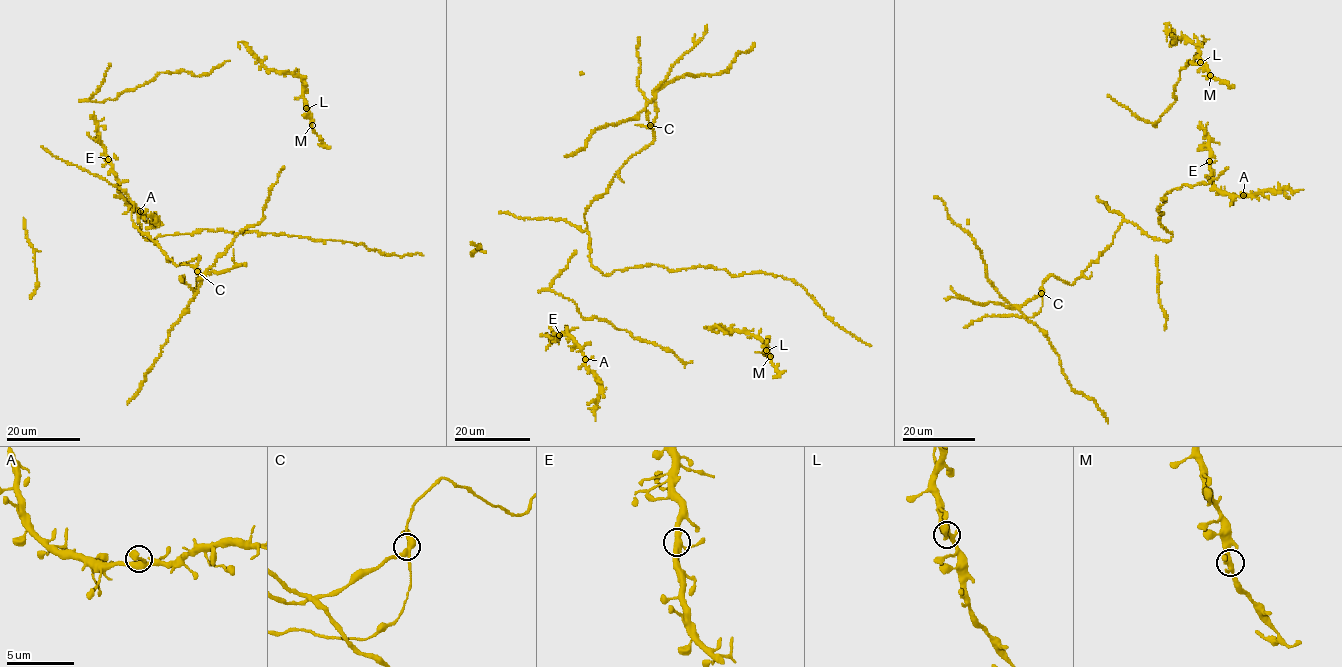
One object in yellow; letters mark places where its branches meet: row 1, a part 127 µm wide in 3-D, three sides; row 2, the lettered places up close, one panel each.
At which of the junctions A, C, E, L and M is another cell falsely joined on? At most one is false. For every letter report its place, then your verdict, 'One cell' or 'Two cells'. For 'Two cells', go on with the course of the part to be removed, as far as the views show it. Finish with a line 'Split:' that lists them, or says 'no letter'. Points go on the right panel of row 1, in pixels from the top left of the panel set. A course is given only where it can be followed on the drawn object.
A: Place: (1243, 195). One cell
C: Place: (1041, 293). Two cells. Course of the part to remove: (1042, 293), (1011, 307), (957, 296), (945, 299)
E: Place: (1209, 161). One cell
L: Place: (1200, 62). One cell
M: Place: (1210, 75). One cell
Split: C

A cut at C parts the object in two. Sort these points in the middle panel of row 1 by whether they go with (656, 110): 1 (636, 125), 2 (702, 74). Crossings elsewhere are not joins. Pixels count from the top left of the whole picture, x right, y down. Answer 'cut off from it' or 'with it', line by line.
1: with it
2: cut off from it

